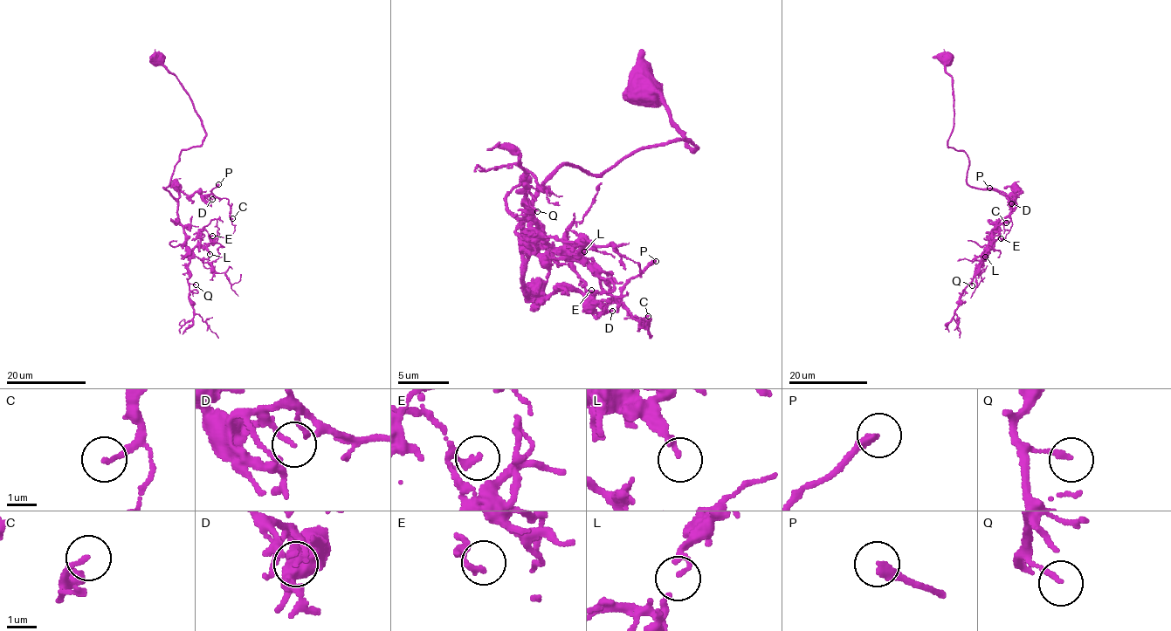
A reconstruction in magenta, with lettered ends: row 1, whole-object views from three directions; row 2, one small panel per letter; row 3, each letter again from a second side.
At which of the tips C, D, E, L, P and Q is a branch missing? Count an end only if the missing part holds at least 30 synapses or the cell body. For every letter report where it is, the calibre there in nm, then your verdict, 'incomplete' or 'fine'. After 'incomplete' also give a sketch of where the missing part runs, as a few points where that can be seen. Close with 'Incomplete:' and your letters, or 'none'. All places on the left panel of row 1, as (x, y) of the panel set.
C: (232, 218) | 150 nm | fine
D: (212, 199) | 140 nm | fine
E: (212, 236) | 200 nm | fine
L: (210, 254) | 130 nm | fine
P: (218, 184) | 320 nm | fine
Q: (196, 284) | 170 nm | fine
Incomplete: none

